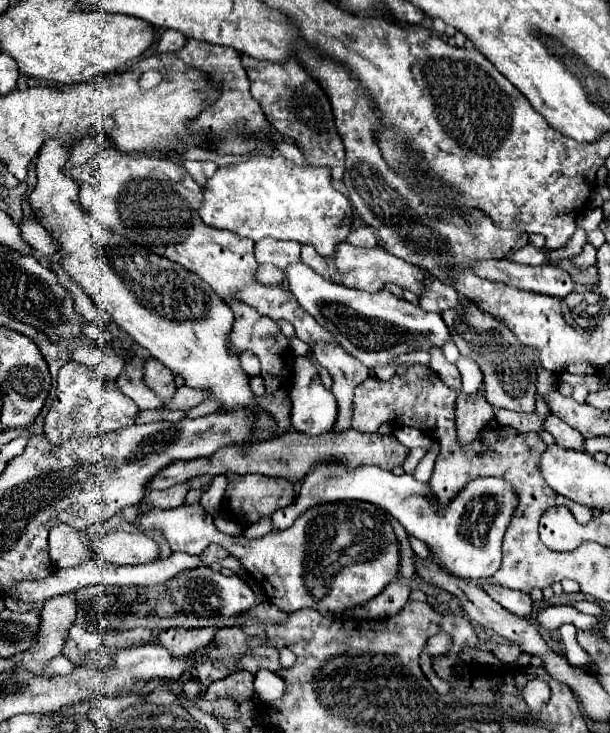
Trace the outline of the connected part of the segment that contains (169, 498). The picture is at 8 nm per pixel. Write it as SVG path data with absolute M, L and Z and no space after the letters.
M184 482L184 484L172 486L168 490L148 490L140 502L140 512L144 514L150 508L162 508L162 510L178 508L180 504L184 504L184 496L186 496L188 488L190 486Z

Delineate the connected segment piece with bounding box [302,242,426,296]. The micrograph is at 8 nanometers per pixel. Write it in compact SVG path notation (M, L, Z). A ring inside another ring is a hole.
M340 242L336 246L336 254L332 258L322 258L318 256L314 250L310 250L310 246L302 246L302 262L310 264L312 268L322 268L328 272L328 278L336 278L338 284L348 286L348 288L358 288L358 290L366 290L366 292L378 292L384 288L386 282L394 282L400 288L408 288L414 294L420 296L422 290L422 280L424 280L424 272L418 266L412 266L392 254L388 254L388 250L384 250L382 246L374 246L374 248L358 248L352 246L348 242Z

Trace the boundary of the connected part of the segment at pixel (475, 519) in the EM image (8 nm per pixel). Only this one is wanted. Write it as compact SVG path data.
M334 462L332 466L320 466L320 470L312 470L312 474L308 474L308 478L304 478L298 500L294 500L294 504L290 504L288 508L276 510L272 514L272 530L286 530L294 524L294 520L304 514L308 508L324 504L324 502L336 502L336 500L364 500L370 504L376 504L380 508L384 508L388 514L392 514L410 536L422 540L428 550L430 550L430 558L432 562L436 562L436 566L440 566L442 570L446 570L448 574L452 574L454 578L460 580L488 580L494 576L494 572L500 568L500 558L502 558L502 536L510 524L512 512L516 508L516 494L512 490L512 486L500 478L476 478L472 482L468 482L468 486L464 486L464 490L444 508L440 506L432 494L428 484L420 484L416 482L410 474L404 476L394 476L388 470L382 470L378 466L344 466L344 462Z

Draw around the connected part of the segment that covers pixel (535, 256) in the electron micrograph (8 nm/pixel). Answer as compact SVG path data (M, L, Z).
M532 244L524 246L522 250L512 250L512 254L506 254L506 260L510 262L520 262L520 264L530 264L530 266L538 266L546 262L546 256L540 248L534 248Z

